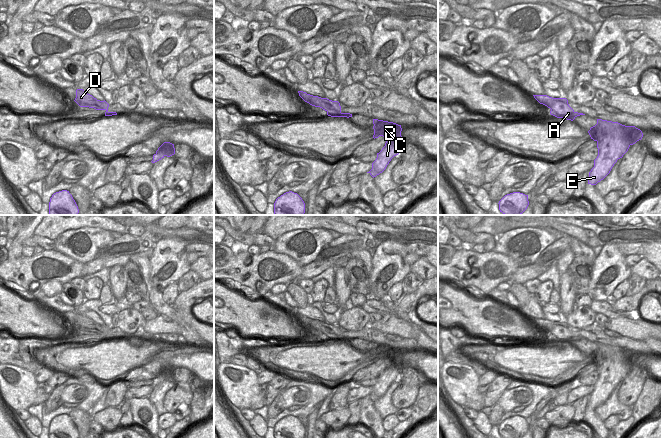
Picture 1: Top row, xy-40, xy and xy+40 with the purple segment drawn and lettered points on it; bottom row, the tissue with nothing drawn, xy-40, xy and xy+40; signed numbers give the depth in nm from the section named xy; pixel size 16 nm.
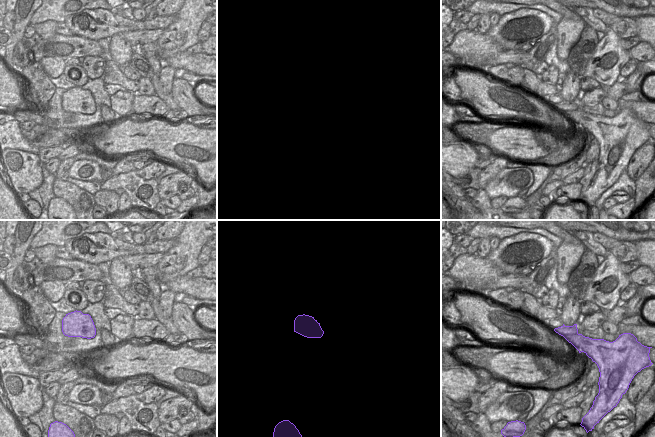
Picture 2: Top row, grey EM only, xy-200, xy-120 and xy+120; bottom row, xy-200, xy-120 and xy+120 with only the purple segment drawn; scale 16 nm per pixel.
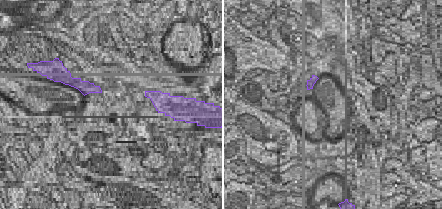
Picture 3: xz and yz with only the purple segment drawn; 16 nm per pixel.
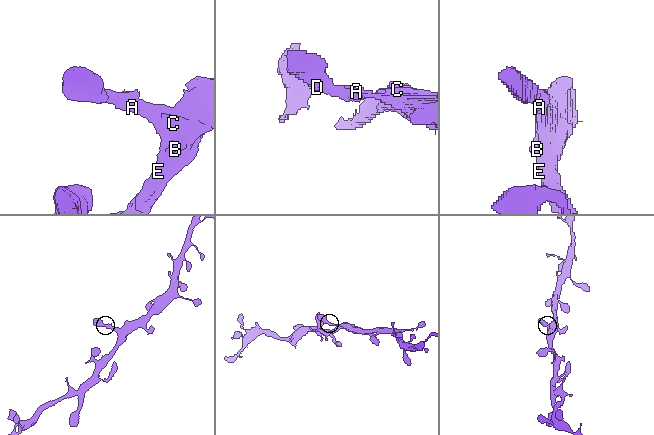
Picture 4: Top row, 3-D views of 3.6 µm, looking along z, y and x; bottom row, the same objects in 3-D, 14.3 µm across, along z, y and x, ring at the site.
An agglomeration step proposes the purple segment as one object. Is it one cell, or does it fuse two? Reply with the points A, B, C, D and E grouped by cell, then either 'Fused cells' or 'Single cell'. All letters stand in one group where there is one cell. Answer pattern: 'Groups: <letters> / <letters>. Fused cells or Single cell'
Groups: A B C D E. Single cell.

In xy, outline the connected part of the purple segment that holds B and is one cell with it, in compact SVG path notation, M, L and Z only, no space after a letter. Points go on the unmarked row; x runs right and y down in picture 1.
M373 343L373 348L373 362L383 360L386 364L385 370L377 377L377 382L372 387L372 393L367 396L374 402L386 393L394 380L399 378L406 365L401 360L401 349L378 343Z

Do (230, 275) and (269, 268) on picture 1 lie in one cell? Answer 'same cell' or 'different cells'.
same cell

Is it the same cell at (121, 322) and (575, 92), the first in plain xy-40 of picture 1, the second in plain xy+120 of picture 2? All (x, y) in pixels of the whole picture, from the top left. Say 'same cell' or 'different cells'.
different cells

